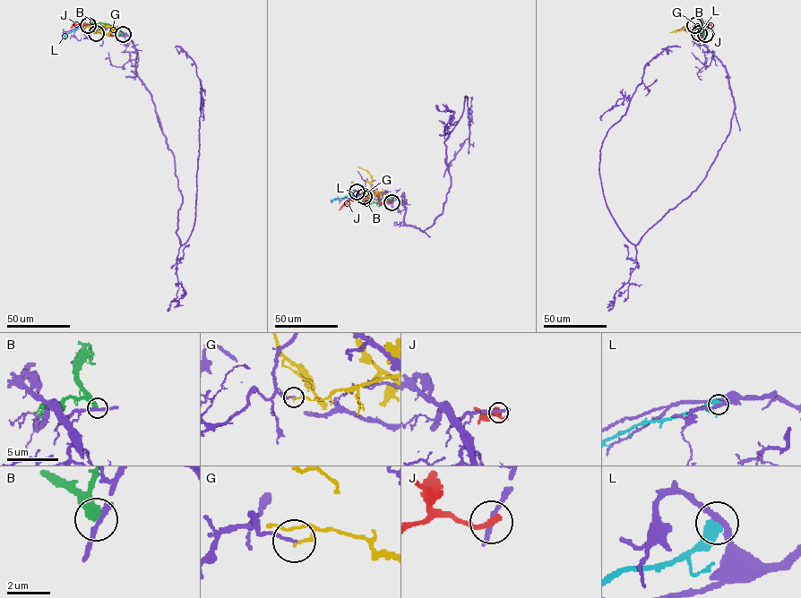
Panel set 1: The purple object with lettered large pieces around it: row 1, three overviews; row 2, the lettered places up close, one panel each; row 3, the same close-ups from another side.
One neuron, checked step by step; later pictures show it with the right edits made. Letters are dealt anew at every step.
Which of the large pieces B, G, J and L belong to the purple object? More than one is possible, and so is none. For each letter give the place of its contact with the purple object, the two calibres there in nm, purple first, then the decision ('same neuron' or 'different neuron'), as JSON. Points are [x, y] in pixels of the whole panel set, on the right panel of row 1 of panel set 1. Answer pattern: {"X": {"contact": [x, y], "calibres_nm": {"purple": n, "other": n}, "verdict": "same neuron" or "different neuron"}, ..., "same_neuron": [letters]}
{"B": {"contact": [704, 34], "calibres_nm": {"purple": 240, "other": 400}, "verdict": "different neuron"}, "G": {"contact": [699, 33], "calibres_nm": {"purple": 120, "other": 160}, "verdict": "different neuron"}, "J": {"contact": [705, 34], "calibres_nm": {"purple": 320, "other": 280}, "verdict": "different neuron"}, "L": {"contact": [694, 25], "calibres_nm": {"purple": 280, "other": 550}, "verdict": "different neuron"}, "same_neuron": []}

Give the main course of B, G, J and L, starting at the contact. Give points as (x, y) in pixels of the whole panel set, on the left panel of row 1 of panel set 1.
B: (124, 34), (109, 24), (99, 27), (90, 22)
G: (96, 33), (108, 34), (114, 28), (99, 25), (93, 29), (89, 26), (82, 29), (83, 32)
J: (123, 34), (109, 35), (104, 27), (97, 28), (92, 24), (76, 24), (71, 28)
L: (88, 25), (62, 35)

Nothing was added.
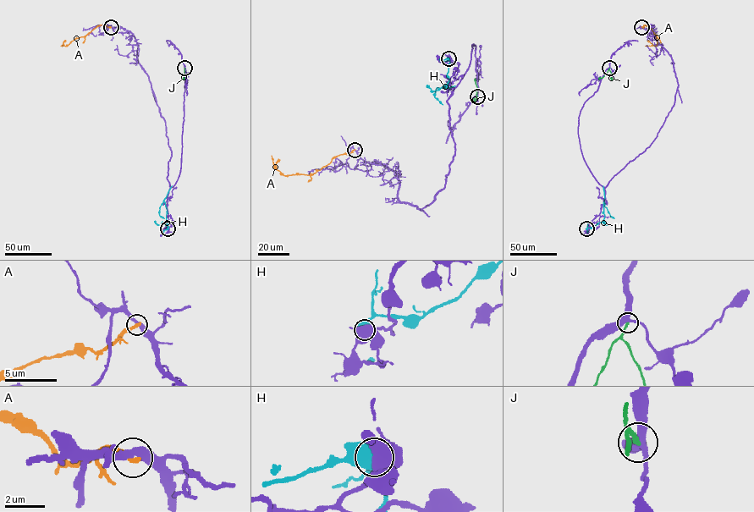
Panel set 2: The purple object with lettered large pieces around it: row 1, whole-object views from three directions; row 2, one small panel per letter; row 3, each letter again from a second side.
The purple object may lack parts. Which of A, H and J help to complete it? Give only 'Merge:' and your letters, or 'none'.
Merge: none

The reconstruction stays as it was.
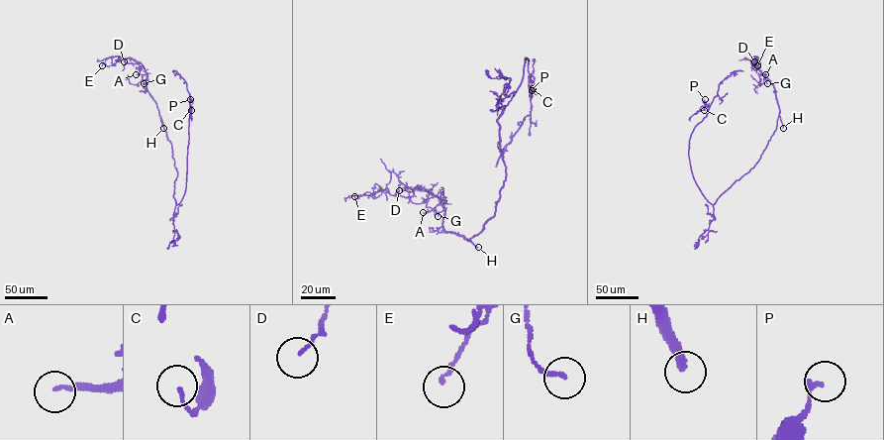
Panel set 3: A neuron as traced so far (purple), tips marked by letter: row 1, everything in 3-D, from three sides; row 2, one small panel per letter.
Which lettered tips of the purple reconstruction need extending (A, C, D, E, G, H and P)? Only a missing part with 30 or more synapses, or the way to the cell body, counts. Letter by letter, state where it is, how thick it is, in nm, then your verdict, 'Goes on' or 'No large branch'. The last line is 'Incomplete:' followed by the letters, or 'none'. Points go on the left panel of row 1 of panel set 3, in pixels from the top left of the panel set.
A: Place: (136, 74). Thickness 120 nm. Goes on
C: Place: (191, 110). Thickness 130 nm. No large branch
D: Place: (124, 61). Thickness 120 nm. No large branch
E: Place: (102, 65). Thickness 150 nm. No large branch
G: Place: (144, 83). Thickness 140 nm. No large branch
H: Place: (163, 128). Thickness 320 nm. Goes on
P: Place: (190, 99). Thickness 170 nm. No large branch
Incomplete: A, H

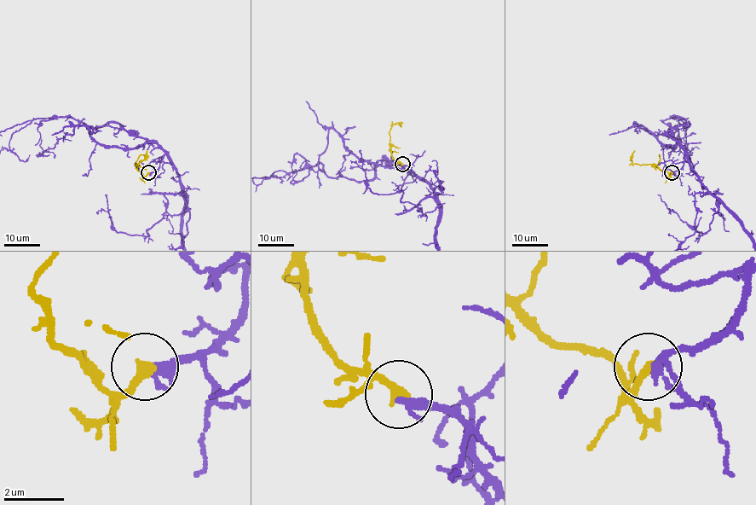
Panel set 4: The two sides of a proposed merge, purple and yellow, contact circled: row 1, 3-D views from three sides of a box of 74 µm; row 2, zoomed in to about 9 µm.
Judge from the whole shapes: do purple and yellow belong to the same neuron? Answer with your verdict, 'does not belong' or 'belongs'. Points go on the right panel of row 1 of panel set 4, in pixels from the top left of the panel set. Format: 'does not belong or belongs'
belongs

